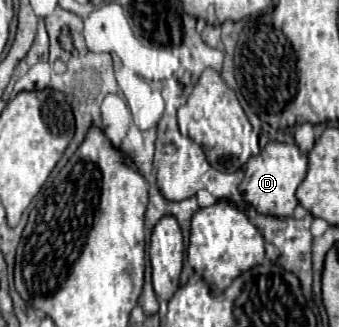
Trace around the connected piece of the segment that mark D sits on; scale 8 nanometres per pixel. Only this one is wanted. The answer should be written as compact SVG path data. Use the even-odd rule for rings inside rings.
M269 142L257 156L249 158L245 168L245 178L239 184L243 198L265 216L291 216L299 204L295 198L297 186L307 174L307 154L301 152L295 144Z

